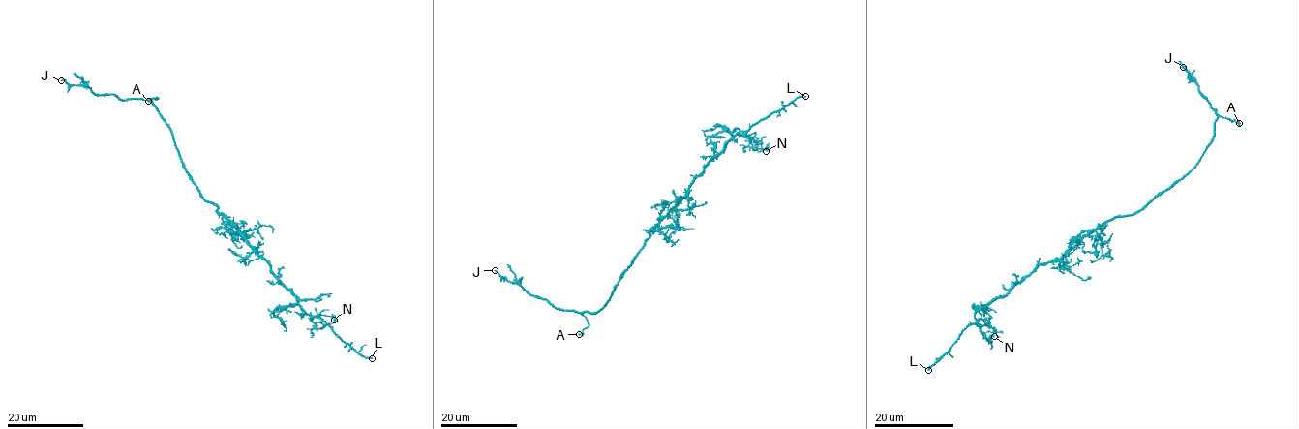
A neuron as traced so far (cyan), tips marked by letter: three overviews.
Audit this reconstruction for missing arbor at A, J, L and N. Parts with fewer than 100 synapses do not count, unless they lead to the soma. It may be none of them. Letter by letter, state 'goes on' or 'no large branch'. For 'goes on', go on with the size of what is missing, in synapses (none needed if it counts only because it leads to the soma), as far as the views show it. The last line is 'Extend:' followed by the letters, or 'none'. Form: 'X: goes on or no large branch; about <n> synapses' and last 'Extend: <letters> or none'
A: no large branch
J: no large branch
L: goes on
N: no large branch
Extend: L

